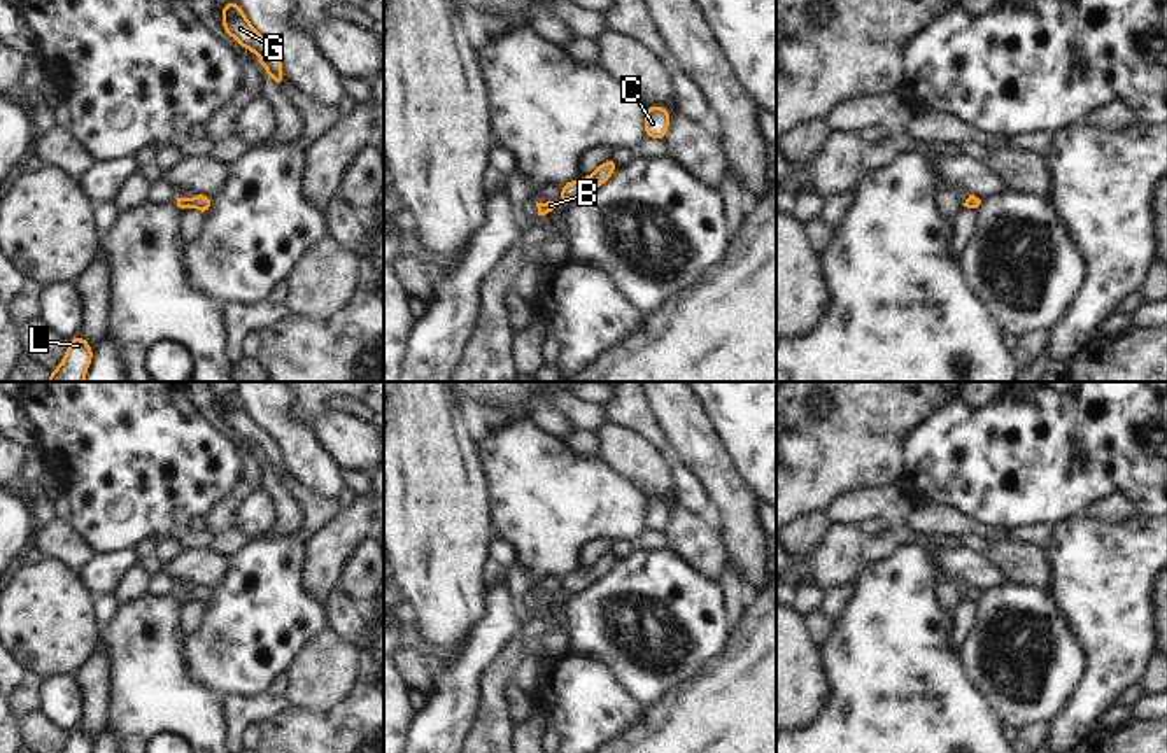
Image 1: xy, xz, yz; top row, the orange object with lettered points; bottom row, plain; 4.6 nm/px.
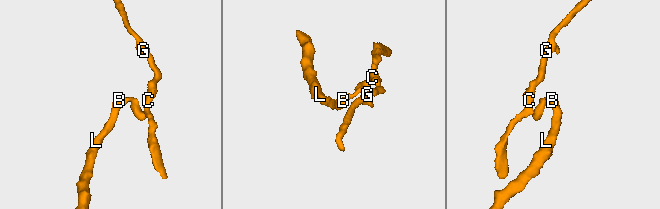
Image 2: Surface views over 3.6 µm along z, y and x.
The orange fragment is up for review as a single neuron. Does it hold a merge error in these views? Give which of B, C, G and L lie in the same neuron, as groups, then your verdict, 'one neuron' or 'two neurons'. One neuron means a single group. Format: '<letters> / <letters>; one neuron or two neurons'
B C G L; one neuron

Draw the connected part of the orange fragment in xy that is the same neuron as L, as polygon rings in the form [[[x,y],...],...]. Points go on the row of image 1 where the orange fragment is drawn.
[[[82,336],[70,338],[68,350],[47,382],[84,382],[93,350]]]

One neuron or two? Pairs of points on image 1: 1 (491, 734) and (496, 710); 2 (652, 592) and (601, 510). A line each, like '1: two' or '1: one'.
1: one
2: two

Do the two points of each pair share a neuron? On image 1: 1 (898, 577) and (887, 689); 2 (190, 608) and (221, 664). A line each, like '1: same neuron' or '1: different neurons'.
1: same neuron
2: different neurons

